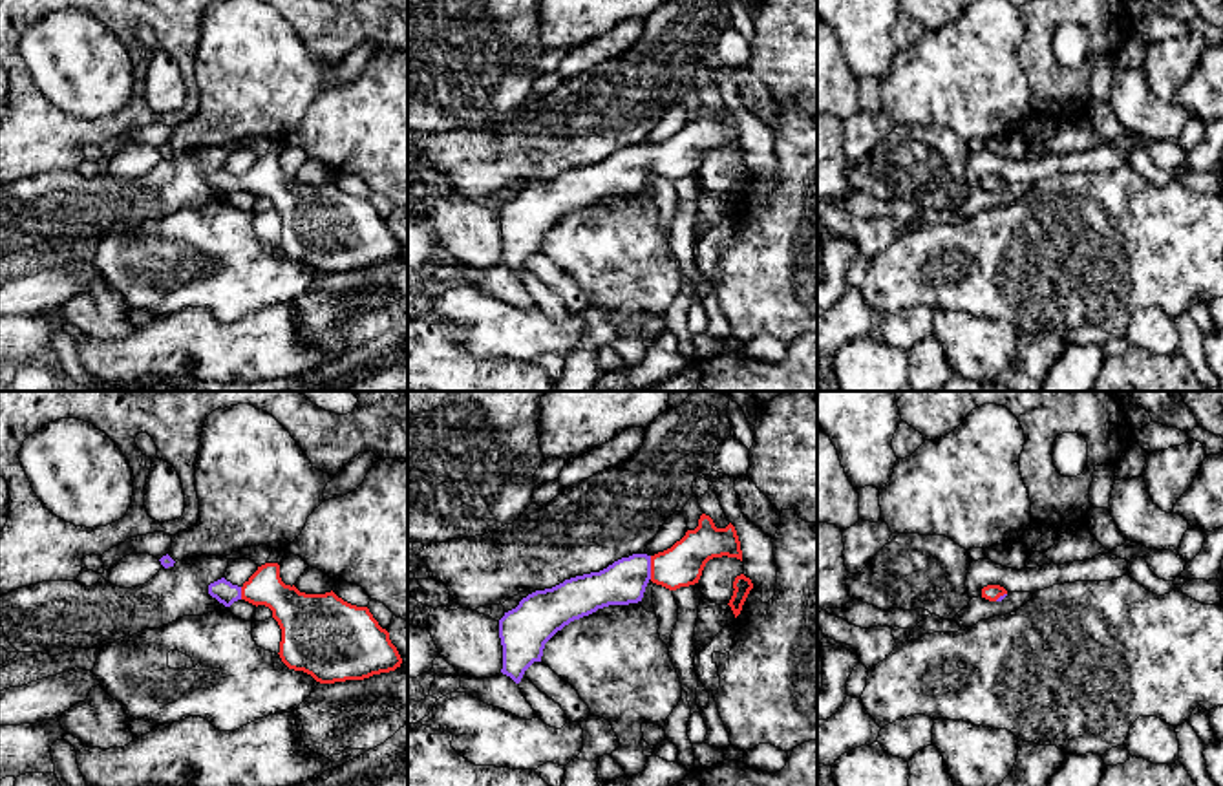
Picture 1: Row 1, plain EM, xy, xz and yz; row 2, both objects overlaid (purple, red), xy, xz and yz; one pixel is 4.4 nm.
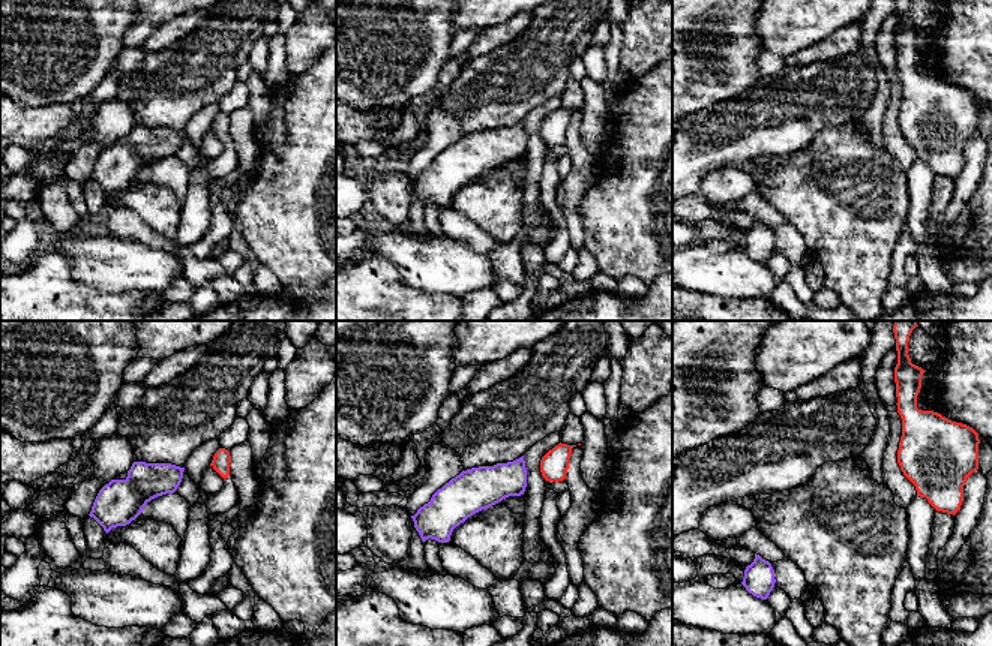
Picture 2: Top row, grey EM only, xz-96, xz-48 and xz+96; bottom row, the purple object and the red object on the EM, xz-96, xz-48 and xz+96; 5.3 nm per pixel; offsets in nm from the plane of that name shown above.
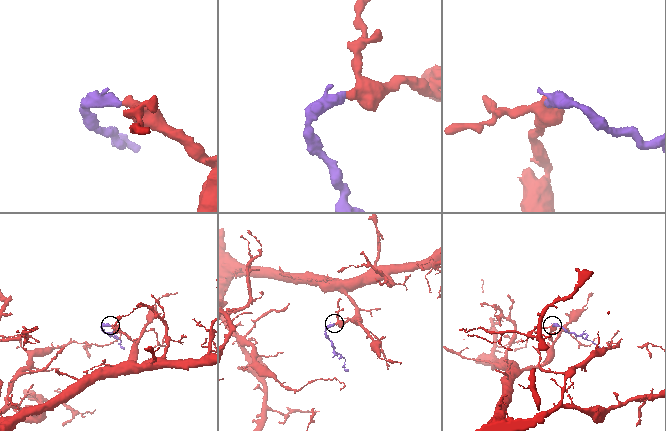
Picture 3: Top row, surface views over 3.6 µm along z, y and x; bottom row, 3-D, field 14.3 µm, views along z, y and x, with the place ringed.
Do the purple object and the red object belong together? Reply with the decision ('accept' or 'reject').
accept

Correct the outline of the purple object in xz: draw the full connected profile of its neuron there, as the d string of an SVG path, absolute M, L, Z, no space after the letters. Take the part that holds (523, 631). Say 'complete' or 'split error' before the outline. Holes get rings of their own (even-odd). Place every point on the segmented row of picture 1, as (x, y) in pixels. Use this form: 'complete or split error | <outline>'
split error | M700 515L698 526L671 548L654 556L633 554L600 572L565 579L536 590L499 620L503 669L516 684L525 671L541 662L545 643L565 625L609 605L638 603L649 581L669 590L698 583L706 563L713 558L742 561L735 526L717 528L713 519Z

